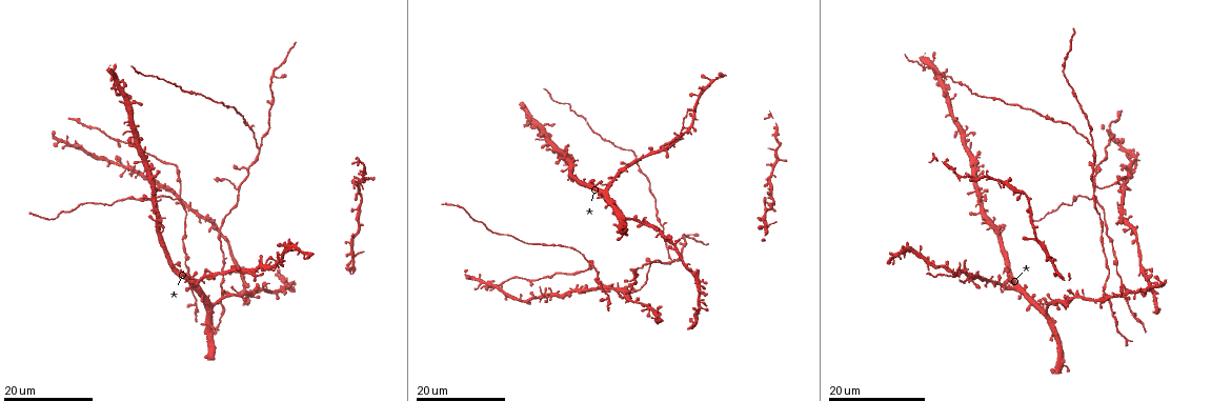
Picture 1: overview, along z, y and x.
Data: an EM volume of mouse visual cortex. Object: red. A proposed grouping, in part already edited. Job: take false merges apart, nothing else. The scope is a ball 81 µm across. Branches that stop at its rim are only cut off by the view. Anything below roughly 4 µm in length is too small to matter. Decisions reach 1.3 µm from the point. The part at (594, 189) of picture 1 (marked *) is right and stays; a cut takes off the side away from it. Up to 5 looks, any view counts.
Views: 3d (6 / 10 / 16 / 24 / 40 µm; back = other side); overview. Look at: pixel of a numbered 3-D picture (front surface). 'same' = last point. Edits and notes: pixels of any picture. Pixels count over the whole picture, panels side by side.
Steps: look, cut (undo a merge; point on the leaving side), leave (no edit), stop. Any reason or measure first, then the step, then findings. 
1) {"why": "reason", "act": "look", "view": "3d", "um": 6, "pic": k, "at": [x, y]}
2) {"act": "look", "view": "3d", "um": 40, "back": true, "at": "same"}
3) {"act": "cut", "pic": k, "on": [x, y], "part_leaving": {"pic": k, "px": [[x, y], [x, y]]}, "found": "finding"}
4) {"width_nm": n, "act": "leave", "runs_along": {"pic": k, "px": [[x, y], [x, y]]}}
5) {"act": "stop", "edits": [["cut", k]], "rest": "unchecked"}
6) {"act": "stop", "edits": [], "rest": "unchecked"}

{"why": "branch point", "act": "look", "view": "3d", "um": 16, "pic": 1, "at": [682, 135]}

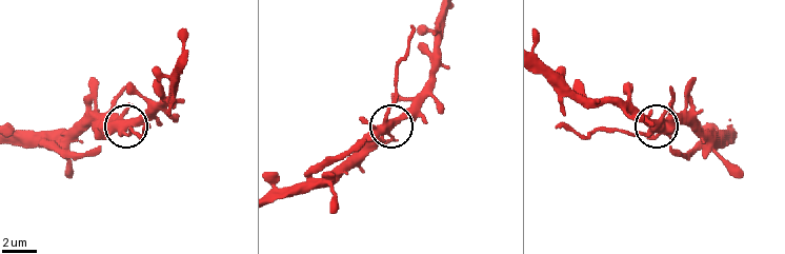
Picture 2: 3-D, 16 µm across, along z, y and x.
{"act": "look", "view": "3d", "um": 10, "pic": 2, "at": [396, 118]}

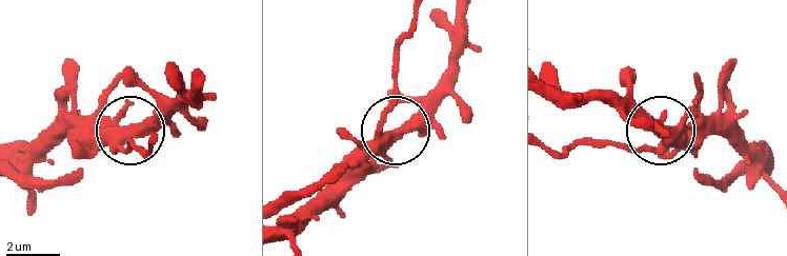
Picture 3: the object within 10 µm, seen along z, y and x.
{"act": "leave", "runs_along": {"pic": 3, "px": [[770, 159], [714, 132], [581, 145]]}, "found": "all the same neuron"}

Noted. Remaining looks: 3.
{"why": "arms part here", "act": "look", "view": "3d", "um": 16, "pic": 1, "at": [179, 200]}

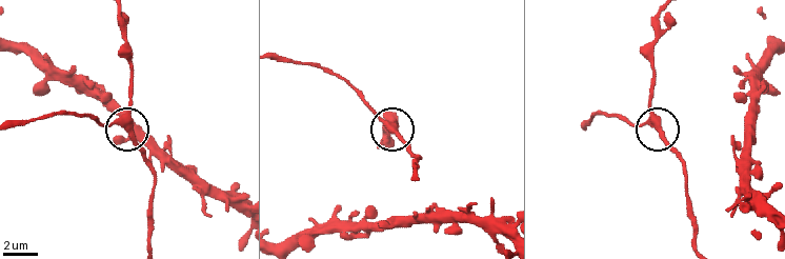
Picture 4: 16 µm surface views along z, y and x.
{"act": "look", "view": "3d", "um": 6, "pic": 4, "at": [386, 122]}

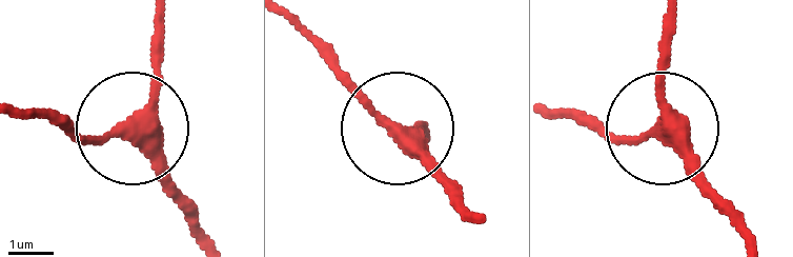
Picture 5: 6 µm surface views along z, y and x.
{"side_arm_um": 34, "act": "leave", "runs_along": {"pic": 5, "px": [[666, 23], [670, 137], [730, 200]]}, "found": "continuous, no second neuron"}

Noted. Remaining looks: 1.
{"act": "stop", "edits": [], "rest": "unchecked"}

